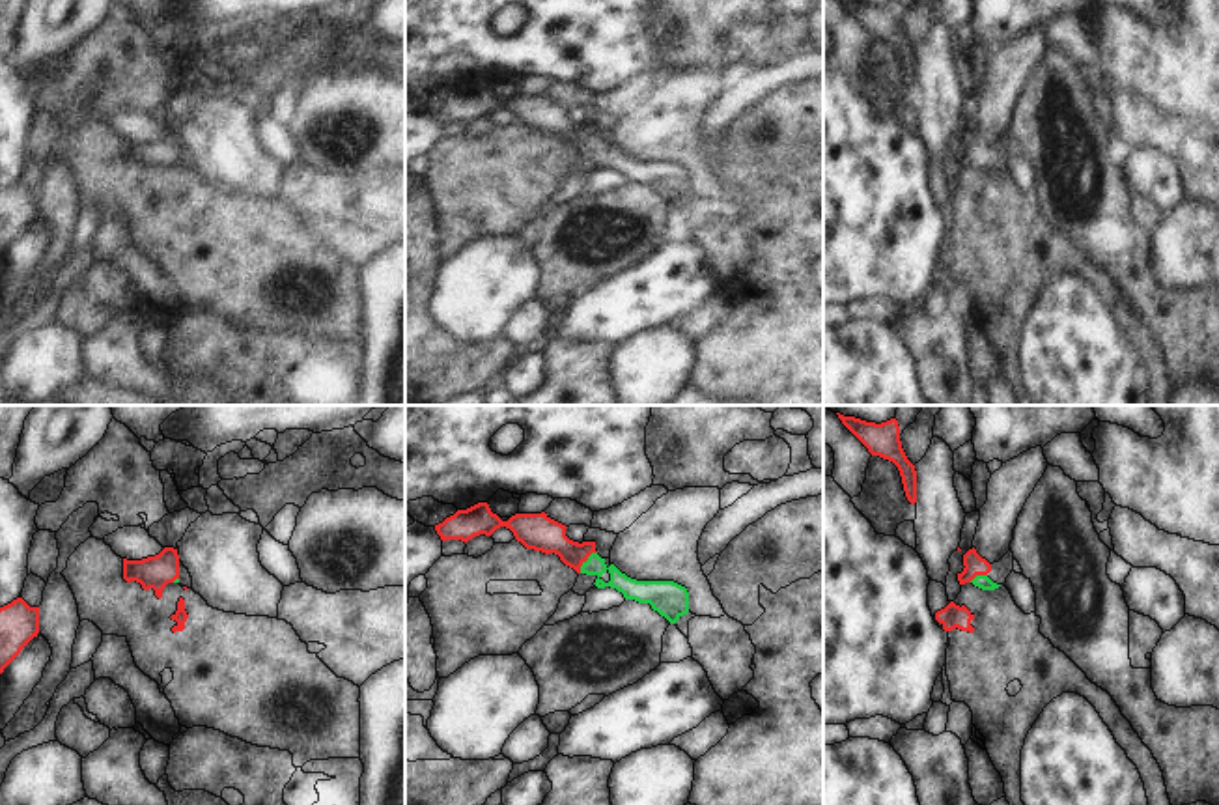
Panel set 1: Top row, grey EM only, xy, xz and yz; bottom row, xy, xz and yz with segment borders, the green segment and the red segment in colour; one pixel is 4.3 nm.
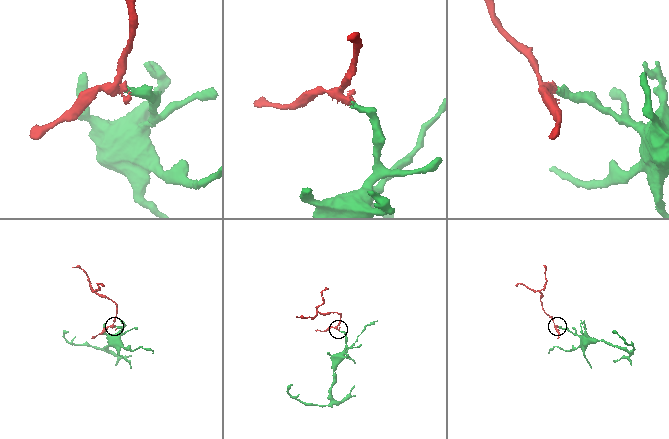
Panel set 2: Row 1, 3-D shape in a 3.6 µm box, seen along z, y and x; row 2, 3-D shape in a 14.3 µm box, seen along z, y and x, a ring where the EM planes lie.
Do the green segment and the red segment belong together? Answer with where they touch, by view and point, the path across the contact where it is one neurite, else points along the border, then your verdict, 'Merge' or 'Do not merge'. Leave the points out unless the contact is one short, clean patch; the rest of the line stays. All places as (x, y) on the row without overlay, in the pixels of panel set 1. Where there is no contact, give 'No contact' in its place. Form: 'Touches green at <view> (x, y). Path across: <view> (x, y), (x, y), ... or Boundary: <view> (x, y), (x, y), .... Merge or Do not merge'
Touches green at xz (587, 142). Path across: xz (631, 170), (609, 150), (587, 142), (540, 114). Merge

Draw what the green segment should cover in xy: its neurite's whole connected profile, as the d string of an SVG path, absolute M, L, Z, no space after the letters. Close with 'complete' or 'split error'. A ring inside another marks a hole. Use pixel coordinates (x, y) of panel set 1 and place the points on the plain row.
M164 129L159 136L142 142L123 140L123 161L140 164L144 172L153 170L161 181L168 164L179 164L177 131Z; split error

